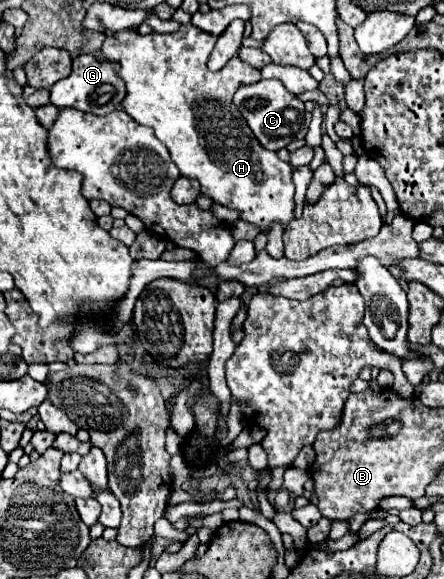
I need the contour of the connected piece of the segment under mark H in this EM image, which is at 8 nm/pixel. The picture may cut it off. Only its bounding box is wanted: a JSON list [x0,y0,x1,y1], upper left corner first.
[104,25,294,233]

